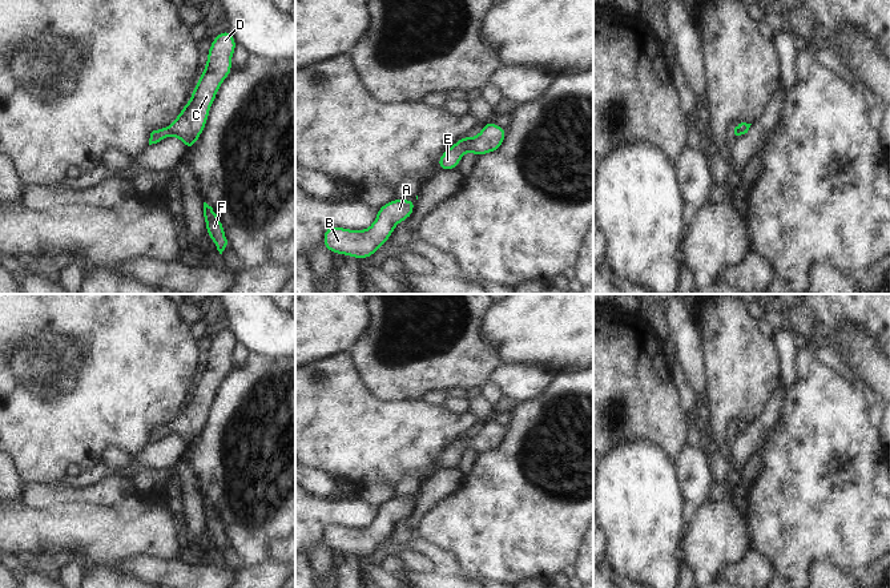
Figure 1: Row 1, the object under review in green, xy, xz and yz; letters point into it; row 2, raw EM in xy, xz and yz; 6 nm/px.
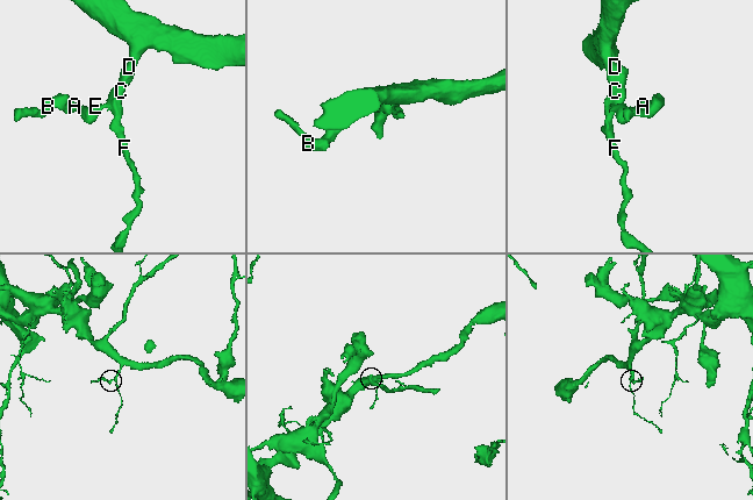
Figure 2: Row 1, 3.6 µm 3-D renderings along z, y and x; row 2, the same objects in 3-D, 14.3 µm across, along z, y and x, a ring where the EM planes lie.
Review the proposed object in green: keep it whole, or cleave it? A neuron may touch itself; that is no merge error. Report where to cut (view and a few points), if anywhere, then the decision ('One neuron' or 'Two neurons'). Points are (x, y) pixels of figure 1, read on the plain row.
No split. One neuron.

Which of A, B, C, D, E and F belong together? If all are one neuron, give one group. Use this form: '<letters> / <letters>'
A B C D E F

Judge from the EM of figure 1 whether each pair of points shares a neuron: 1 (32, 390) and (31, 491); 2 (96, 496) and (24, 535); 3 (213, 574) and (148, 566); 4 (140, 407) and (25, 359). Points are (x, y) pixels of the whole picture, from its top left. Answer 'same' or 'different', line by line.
1: different
2: different
3: same
4: same

